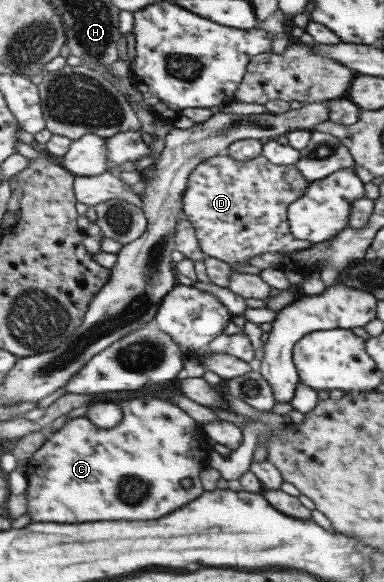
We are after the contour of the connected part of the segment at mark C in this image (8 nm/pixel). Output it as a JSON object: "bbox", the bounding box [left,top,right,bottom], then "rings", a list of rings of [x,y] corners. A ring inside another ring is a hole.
{"bbox":[20,398,212,524],"rings":[[[132,398],[124,400],[119,404],[122,411],[122,418],[114,428],[98,428],[94,426],[85,416],[74,417],[66,421],[60,429],[53,432],[50,438],[46,439],[42,446],[36,450],[27,460],[25,475],[27,477],[27,488],[20,498],[24,503],[24,512],[28,513],[32,522],[58,522],[58,524],[76,524],[76,522],[92,522],[92,520],[154,520],[160,518],[182,504],[194,500],[196,496],[203,493],[202,485],[199,481],[199,472],[208,464],[208,452],[212,451],[207,447],[207,436],[197,422],[188,416],[186,412],[180,410],[175,404],[158,398]],[[182,478],[188,478],[192,486],[184,490],[180,485]]]}

